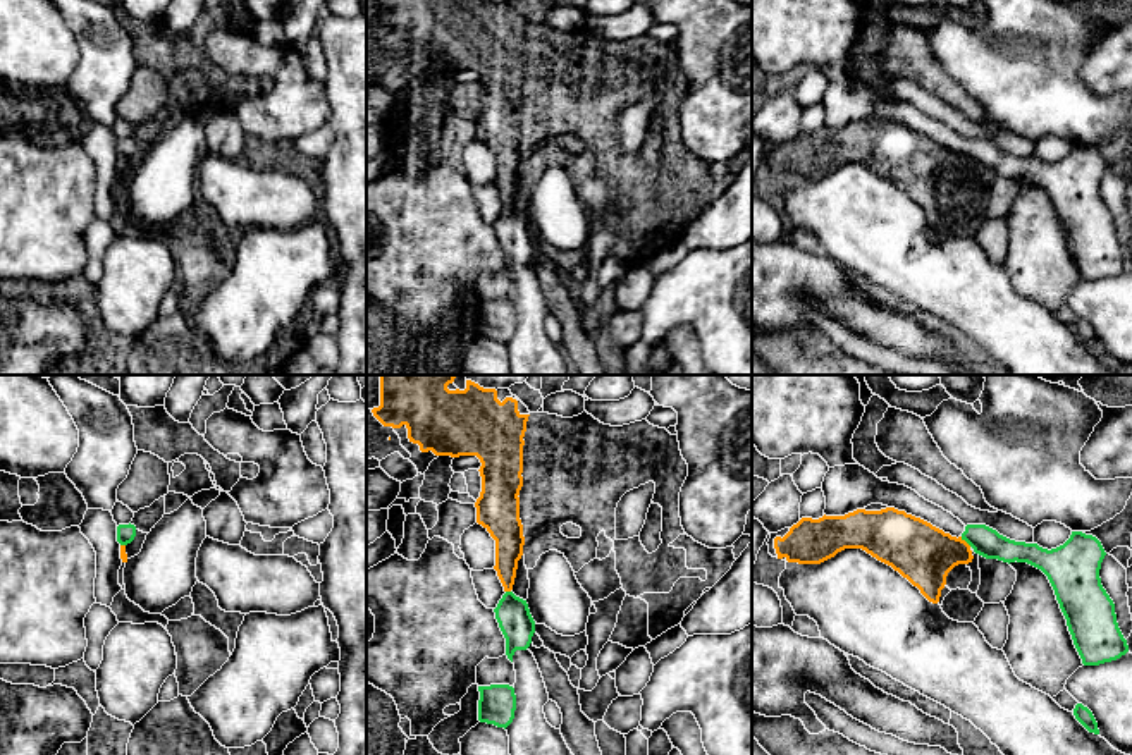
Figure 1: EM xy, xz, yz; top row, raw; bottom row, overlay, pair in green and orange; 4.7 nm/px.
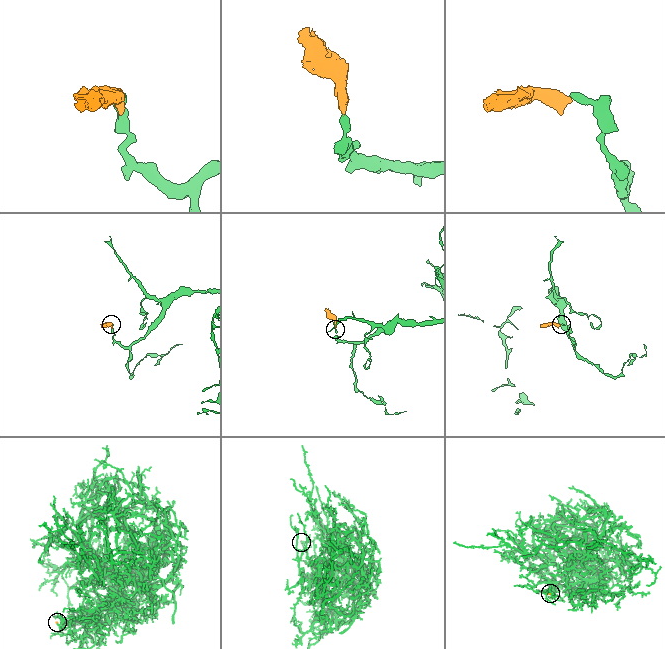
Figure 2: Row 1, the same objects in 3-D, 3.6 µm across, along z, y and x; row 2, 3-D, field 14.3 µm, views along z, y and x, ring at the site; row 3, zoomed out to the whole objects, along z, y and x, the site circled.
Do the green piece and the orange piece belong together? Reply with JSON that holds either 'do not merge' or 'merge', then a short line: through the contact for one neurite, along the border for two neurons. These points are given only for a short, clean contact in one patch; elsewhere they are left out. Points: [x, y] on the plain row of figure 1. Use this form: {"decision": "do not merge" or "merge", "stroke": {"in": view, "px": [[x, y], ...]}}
{"decision": "do not merge", "stroke": {"in": "yz", "px": [[960, 152], [971, 160]]}}

